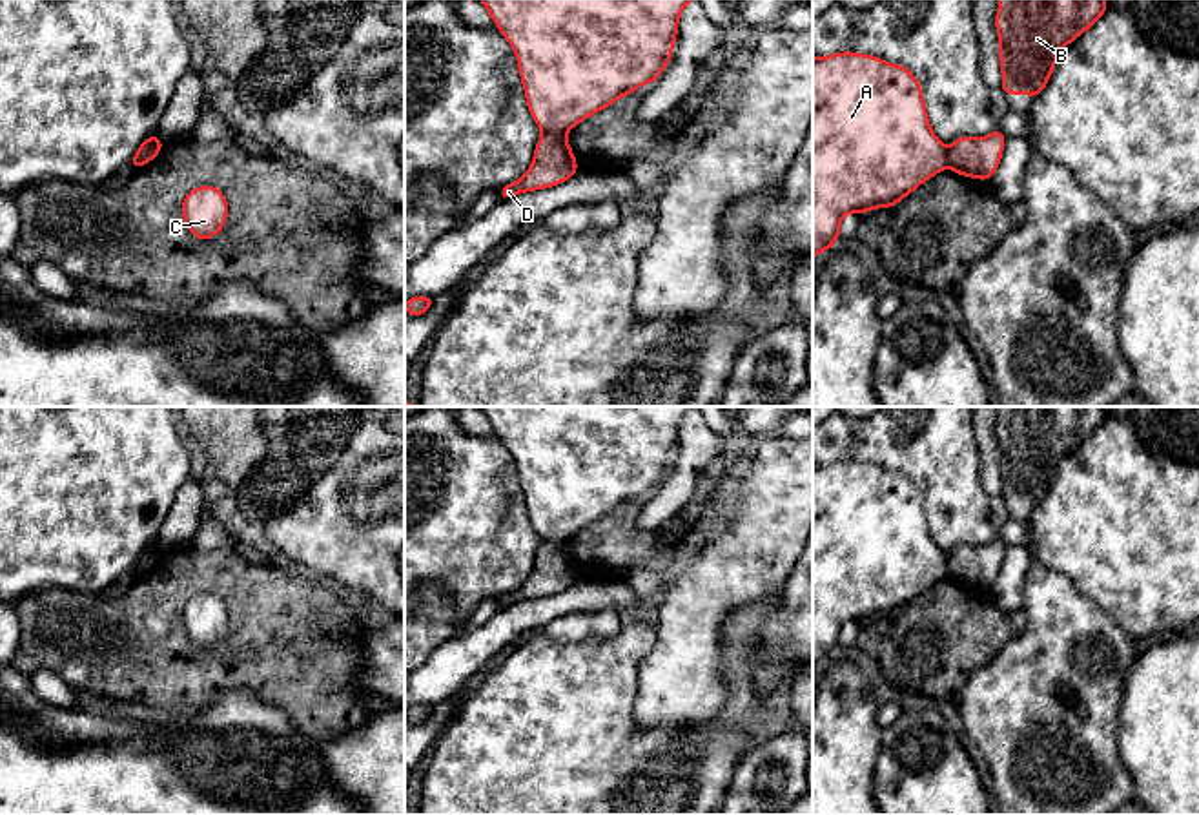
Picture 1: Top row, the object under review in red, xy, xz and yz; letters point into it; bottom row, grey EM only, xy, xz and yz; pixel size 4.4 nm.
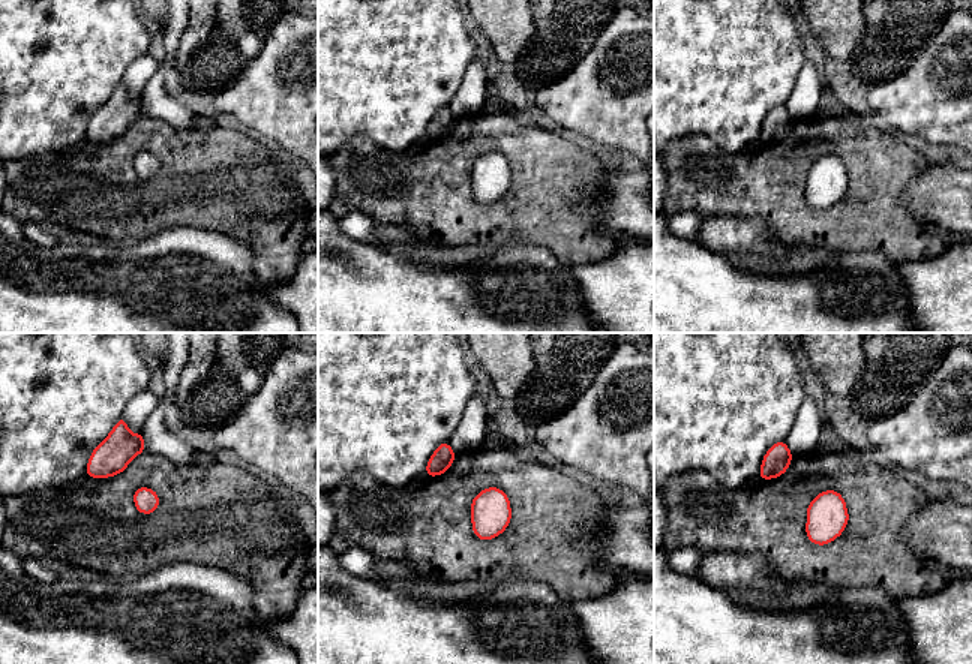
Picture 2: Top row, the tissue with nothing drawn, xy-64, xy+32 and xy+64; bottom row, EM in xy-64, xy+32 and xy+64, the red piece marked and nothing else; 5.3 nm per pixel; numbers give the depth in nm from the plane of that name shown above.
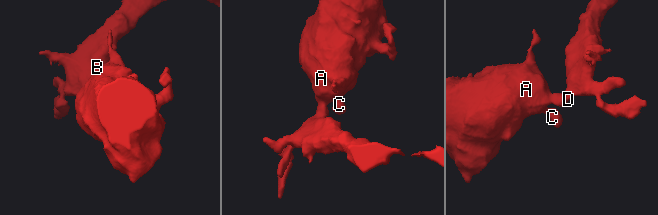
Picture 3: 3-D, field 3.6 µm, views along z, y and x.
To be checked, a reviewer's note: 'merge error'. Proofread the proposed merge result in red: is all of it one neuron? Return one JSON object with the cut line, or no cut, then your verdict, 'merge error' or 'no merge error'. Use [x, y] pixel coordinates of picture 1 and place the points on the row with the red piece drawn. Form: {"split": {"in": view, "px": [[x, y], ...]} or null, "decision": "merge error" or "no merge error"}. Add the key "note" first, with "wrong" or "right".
{"note": "right", "split": {"in": "xy", "px": [[153, 135], [148, 159]]}, "decision": "merge error"}

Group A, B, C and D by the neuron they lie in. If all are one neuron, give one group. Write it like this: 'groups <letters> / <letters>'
groups A C / B D

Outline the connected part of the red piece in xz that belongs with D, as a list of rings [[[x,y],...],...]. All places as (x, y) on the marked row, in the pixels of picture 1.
[[[543,133],[534,150],[534,160],[527,173],[499,188],[501,201],[523,191],[536,191],[563,184],[576,175],[578,160],[565,135]]]

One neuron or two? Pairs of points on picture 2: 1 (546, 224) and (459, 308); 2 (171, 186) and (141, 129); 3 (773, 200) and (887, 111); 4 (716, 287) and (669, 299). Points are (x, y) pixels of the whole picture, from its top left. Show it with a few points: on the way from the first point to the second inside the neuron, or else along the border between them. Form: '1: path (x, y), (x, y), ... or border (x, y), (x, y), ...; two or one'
1: border (495, 248), (537, 243), (545, 246), (558, 260); two
2: path (171, 173), (171, 159), (155, 143); one
3: border (870, 119), (882, 123), (893, 132); two
4: path (704, 299), (681, 299); one

